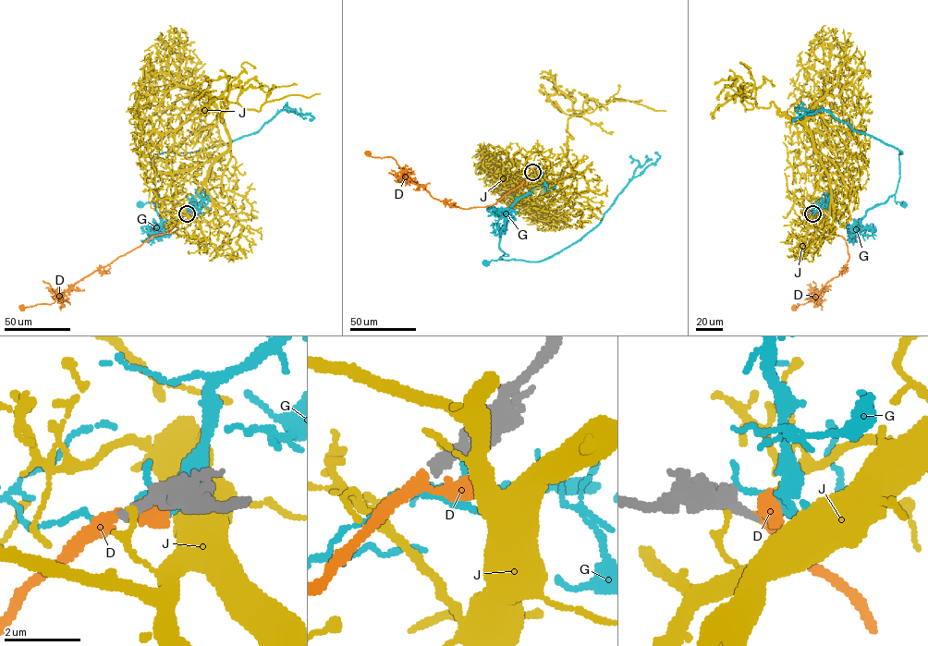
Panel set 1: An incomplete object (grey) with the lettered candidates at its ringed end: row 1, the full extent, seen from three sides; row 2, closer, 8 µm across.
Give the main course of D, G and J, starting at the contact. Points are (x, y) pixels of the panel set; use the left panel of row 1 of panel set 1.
D: (187, 213), (170, 230), (152, 236), (140, 246), (100, 267), (63, 292), (51, 304), (22, 309)
G: (188, 213), (195, 207), (189, 206), (165, 225), (152, 201), (159, 195), (162, 204), (156, 201), (140, 204)
J: (187, 213), (209, 167), (229, 146), (221, 103), (222, 108), (237, 103), (258, 111), (289, 95), (320, 93)

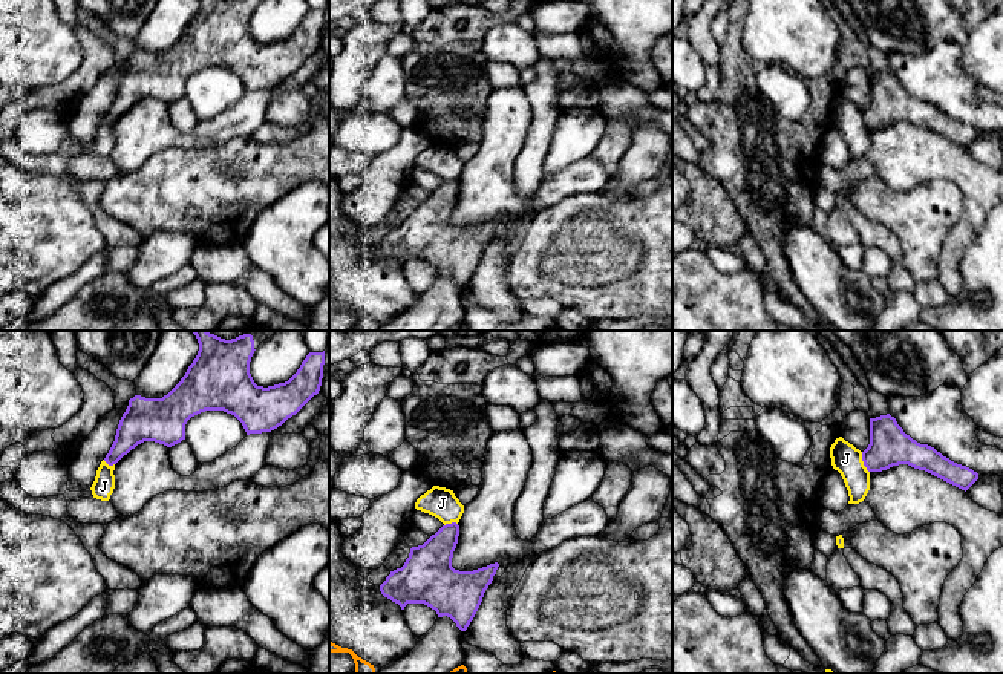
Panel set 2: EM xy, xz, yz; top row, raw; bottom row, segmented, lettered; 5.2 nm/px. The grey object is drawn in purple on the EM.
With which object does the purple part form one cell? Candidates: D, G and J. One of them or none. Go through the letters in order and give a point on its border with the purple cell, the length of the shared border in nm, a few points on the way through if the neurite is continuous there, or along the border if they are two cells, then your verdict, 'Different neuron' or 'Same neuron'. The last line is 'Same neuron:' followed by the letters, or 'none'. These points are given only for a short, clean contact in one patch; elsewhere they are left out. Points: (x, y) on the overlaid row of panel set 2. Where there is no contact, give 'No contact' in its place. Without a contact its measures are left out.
D: No contact. Same neuron
G: No contact. Different neuron
J: Touches purple at yz (864, 463). Shared border 120 nm. Boundary: yz (861, 452), (861, 460), (869, 472). Different neuron
Same neuron: D

